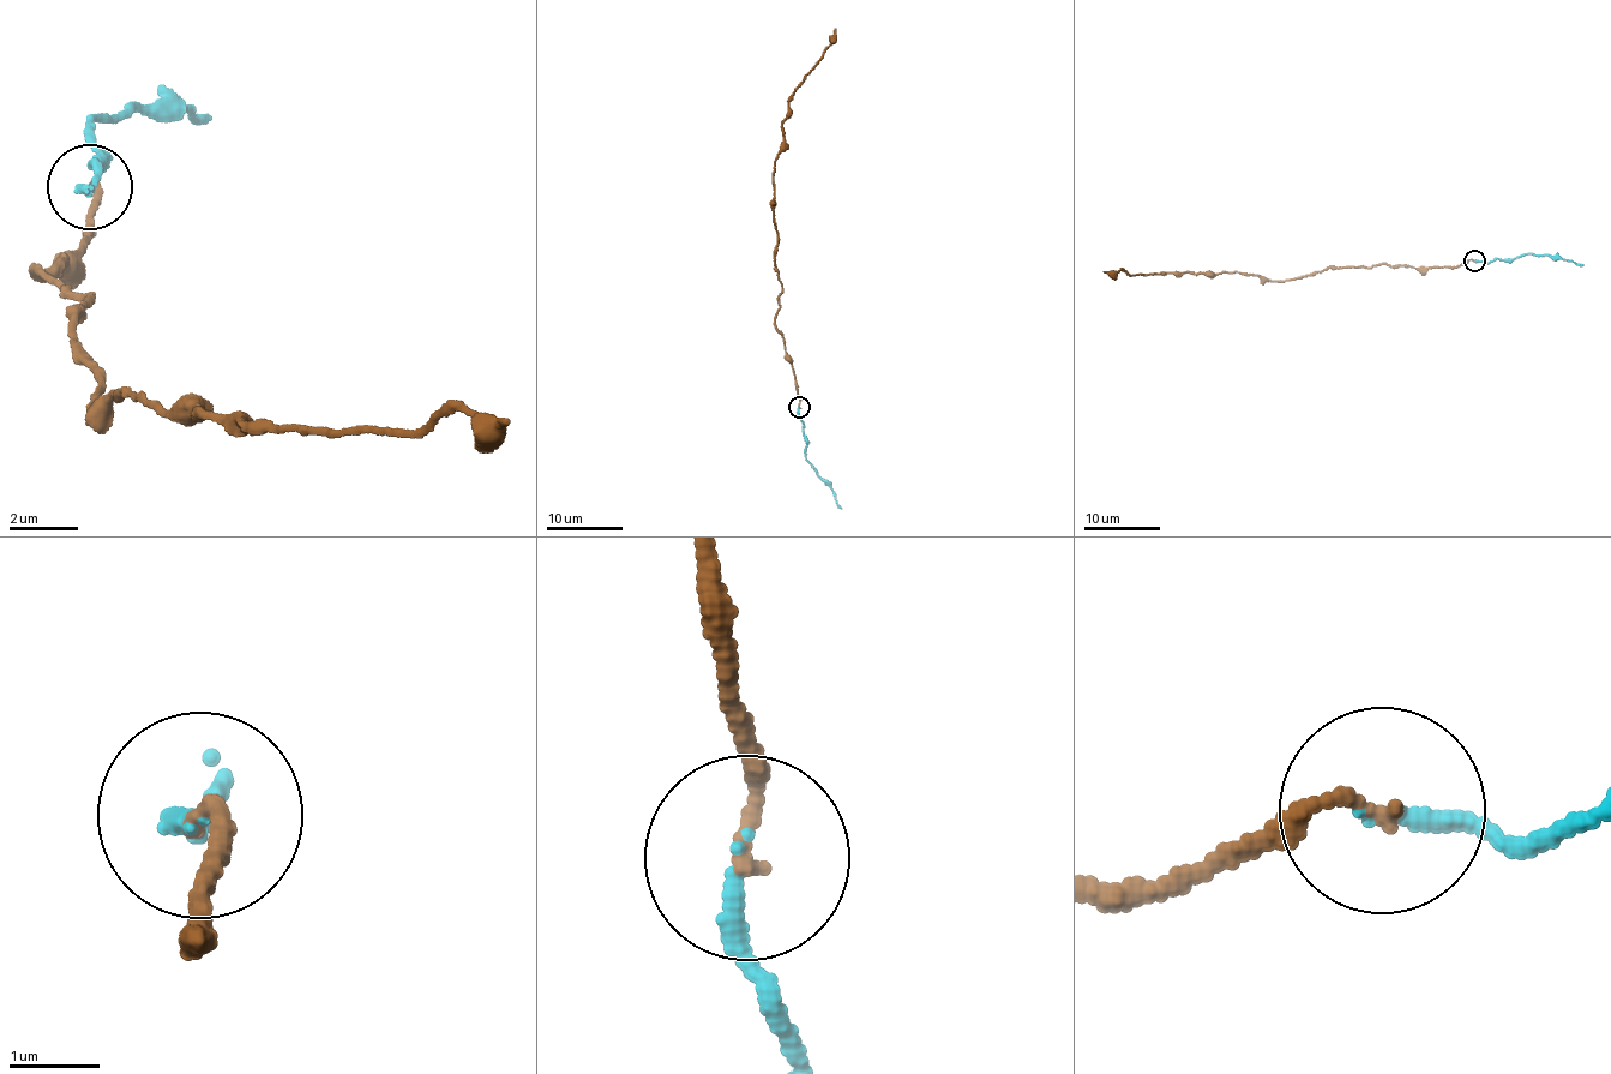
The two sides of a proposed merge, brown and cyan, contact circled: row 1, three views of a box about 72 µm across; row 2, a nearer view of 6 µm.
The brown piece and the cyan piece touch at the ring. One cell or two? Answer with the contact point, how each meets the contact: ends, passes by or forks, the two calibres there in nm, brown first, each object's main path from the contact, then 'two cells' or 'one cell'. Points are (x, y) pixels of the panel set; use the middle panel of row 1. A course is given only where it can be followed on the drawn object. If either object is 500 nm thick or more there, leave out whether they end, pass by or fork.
place (799, 407); brown ends; cyan ends; calibres 160 and 200 nm; course brown (799, 407), (792, 358), (775, 325), (781, 282), (774, 264), (773, 176), (787, 98), (835, 28); course cyan (799, 407), (806, 461), (841, 509); one cell

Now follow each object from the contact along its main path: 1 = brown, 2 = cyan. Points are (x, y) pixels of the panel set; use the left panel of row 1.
1: (91, 184), (84, 260), (37, 266), (92, 304), (72, 325), (106, 418), (121, 392), (241, 425), (506, 424)
2: (91, 184), (78, 187), (97, 172), (88, 121), (172, 101), (208, 120)

